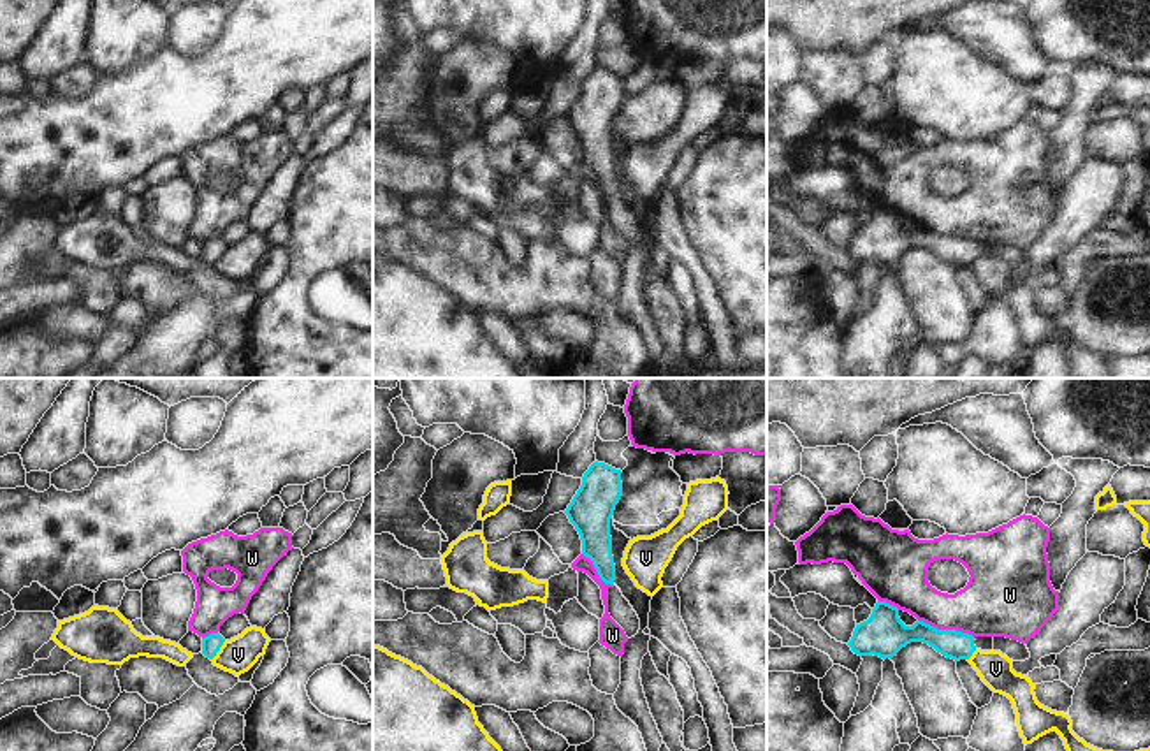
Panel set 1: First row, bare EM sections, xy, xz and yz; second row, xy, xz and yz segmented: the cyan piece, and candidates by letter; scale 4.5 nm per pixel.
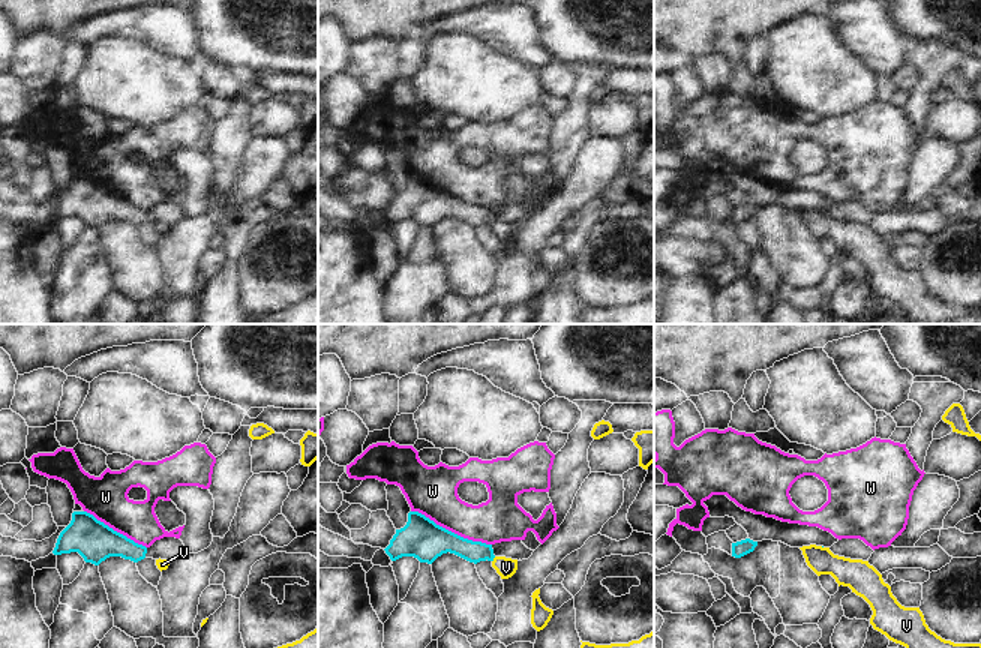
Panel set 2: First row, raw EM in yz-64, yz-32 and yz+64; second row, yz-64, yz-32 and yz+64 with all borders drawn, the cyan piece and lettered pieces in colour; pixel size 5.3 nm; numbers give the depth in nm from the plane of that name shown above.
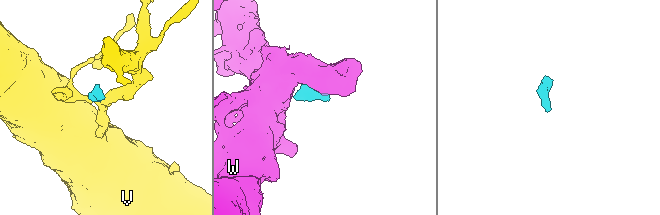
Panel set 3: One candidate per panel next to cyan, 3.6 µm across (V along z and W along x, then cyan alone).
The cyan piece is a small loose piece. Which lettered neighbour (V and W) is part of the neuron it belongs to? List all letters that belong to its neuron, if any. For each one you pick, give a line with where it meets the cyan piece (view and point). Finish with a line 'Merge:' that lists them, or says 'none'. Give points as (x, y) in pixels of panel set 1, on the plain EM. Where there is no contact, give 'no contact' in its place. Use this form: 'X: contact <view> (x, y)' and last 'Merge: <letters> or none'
Merge: none

